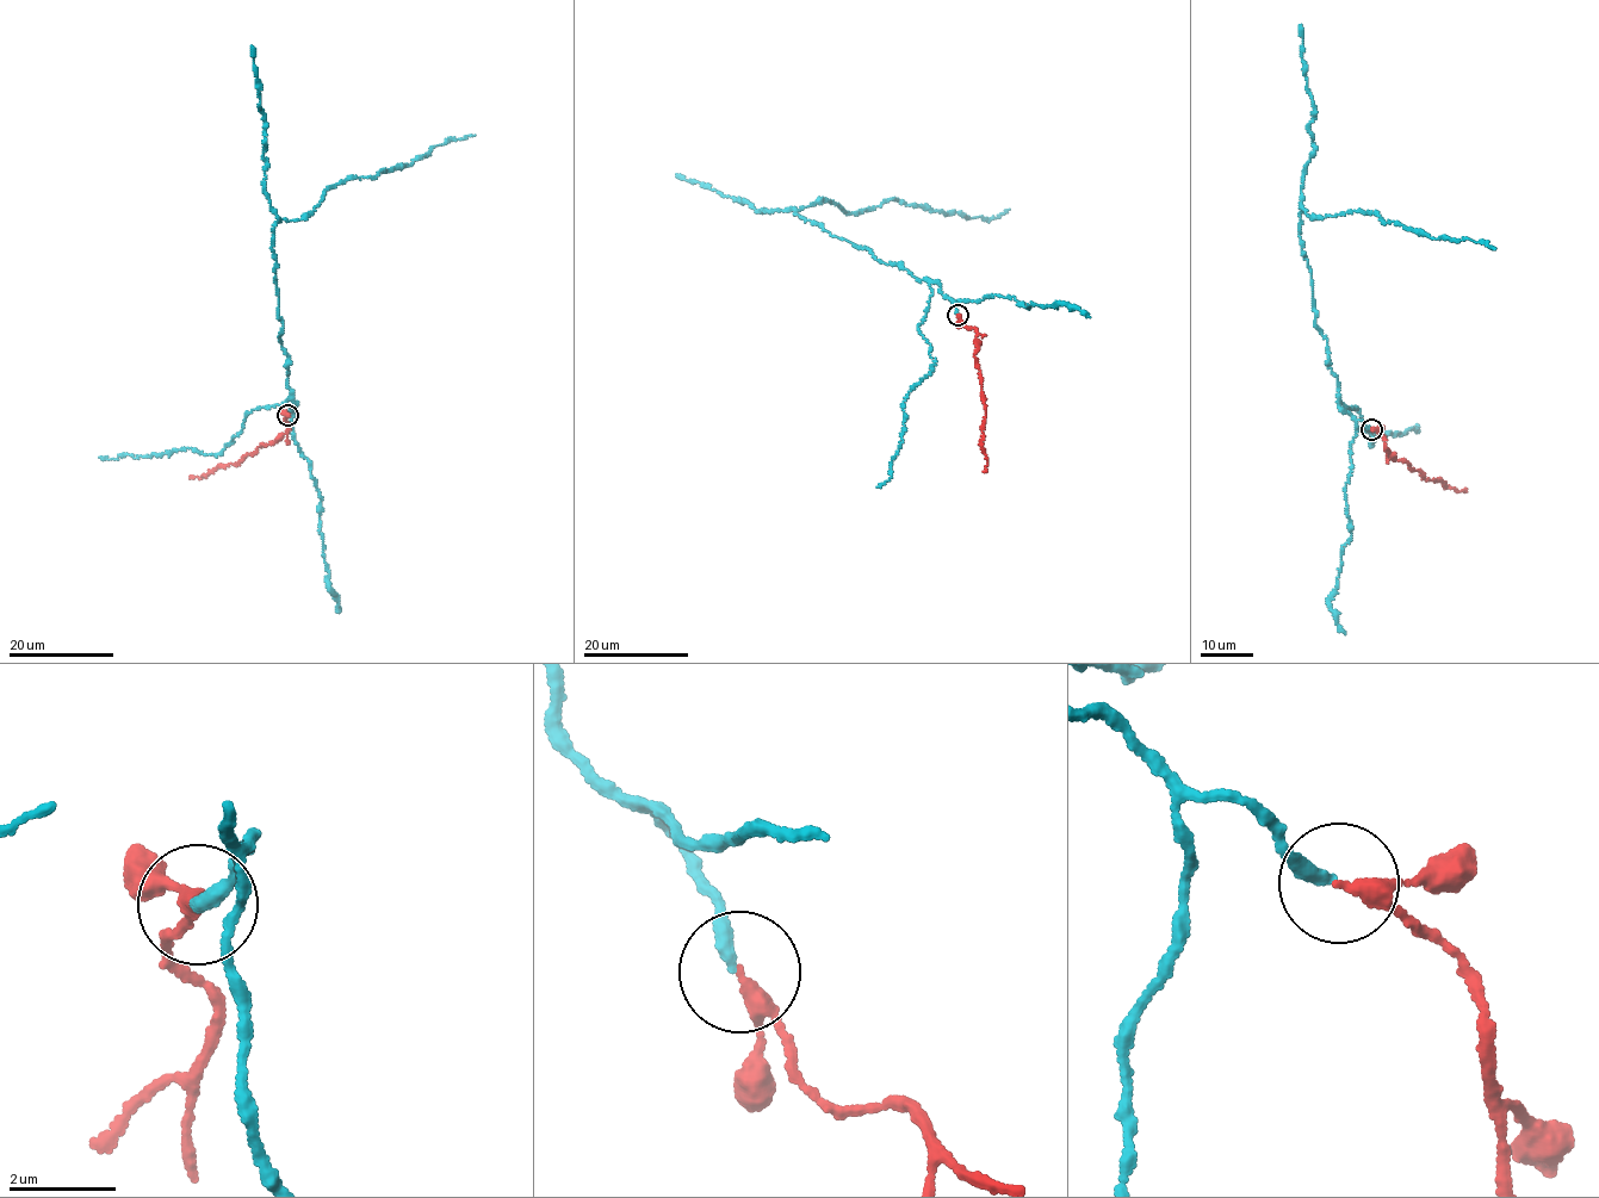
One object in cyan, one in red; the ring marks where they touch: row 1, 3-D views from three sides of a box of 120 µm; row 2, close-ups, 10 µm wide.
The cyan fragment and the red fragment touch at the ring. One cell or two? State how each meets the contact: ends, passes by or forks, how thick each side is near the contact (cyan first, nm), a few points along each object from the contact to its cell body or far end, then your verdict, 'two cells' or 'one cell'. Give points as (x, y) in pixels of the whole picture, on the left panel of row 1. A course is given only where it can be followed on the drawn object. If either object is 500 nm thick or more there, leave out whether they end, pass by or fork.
cyan ends | red passes by | 280/240 nm | cyan via (287, 415), (295, 403), (280, 340), (273, 225), (310, 216), (328, 188), (411, 165), (432, 148), (473, 136) | red via (289, 415), (285, 419), (290, 430), (282, 436), (261, 444), (234, 465), (218, 466), (205, 475), (190, 477) | one cell

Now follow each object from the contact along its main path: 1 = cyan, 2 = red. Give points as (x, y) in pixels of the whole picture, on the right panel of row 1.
1: (1370, 428), (1342, 410), (1315, 324), (1300, 212), (1316, 219), (1358, 211), (1494, 249)
2: (1371, 429), (1381, 435), (1395, 459), (1404, 460), (1430, 480), (1442, 480), (1446, 486), (1466, 490)

